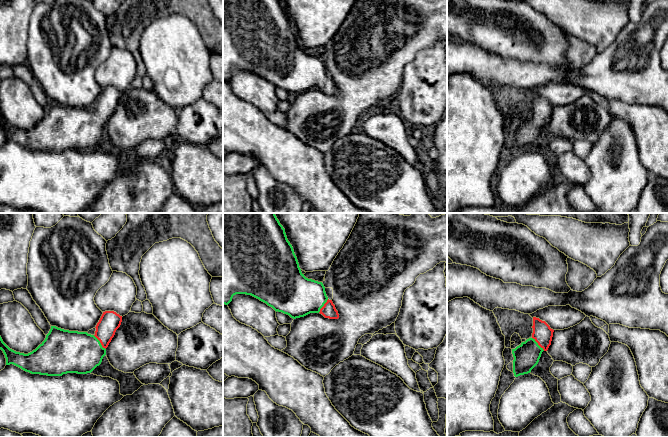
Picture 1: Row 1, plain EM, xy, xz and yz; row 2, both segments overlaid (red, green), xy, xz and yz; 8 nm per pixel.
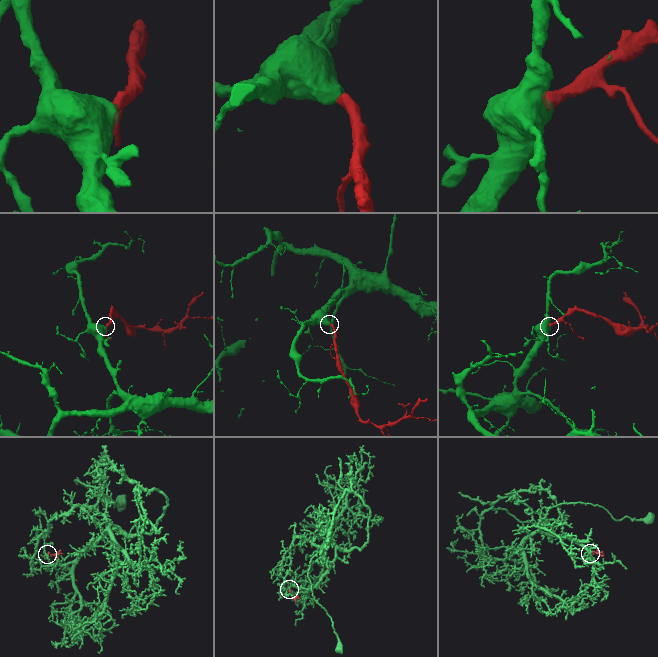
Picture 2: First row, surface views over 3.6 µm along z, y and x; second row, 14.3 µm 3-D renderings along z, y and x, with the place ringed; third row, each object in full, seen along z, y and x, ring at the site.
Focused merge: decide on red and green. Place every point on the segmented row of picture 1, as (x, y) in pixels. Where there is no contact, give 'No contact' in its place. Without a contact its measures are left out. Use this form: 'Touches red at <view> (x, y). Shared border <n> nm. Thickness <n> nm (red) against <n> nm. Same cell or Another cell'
Touches red at xy (100, 342). Shared border 160 nm. Thickness 170 nm (red) against 340 nm. Same cell

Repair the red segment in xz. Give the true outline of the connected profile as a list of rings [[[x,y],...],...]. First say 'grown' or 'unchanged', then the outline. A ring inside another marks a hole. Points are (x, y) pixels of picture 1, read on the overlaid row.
grown | [[[223,213],[223,304],[228,305],[236,294],[251,295],[293,319],[310,313],[339,318],[323,283],[308,279],[301,272],[275,213]]]

